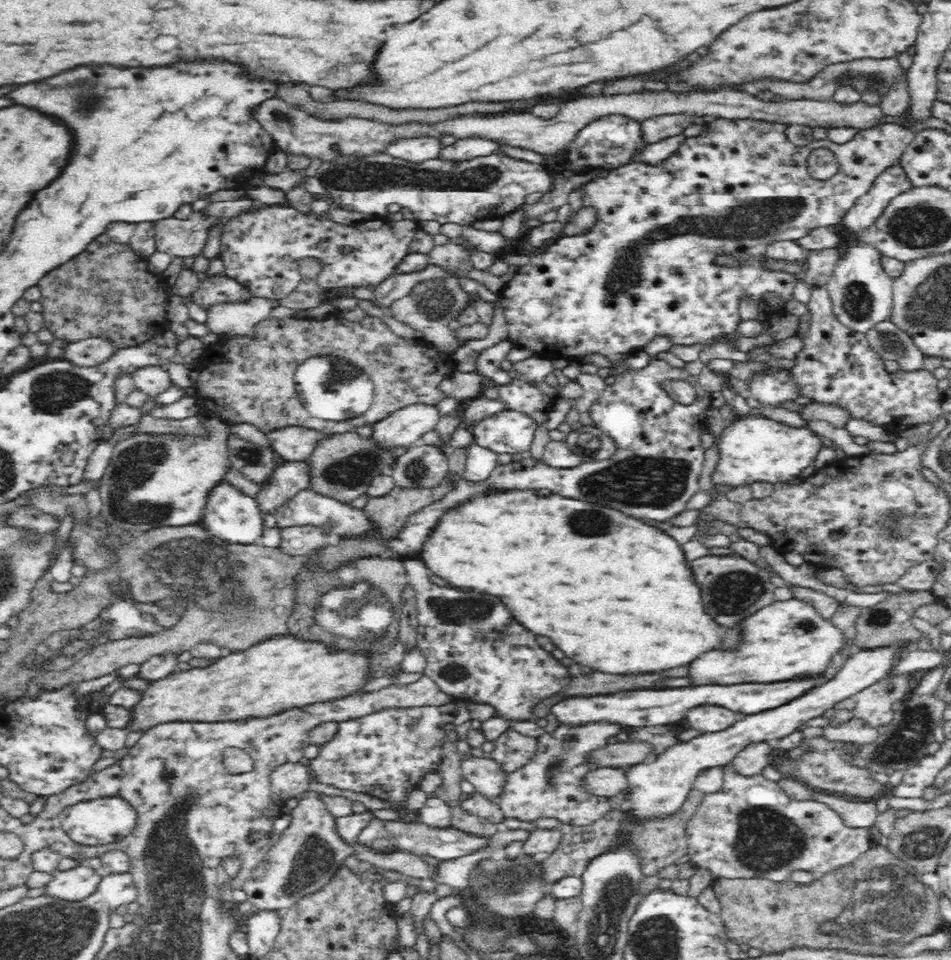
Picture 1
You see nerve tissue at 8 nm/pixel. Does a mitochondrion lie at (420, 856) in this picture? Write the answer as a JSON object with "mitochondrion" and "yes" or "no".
{"mitochondrion":"no"}

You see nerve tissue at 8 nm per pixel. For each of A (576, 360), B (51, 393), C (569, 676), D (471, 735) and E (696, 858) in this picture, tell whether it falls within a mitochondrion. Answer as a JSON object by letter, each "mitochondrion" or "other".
{"A":"other","B":"mitochondrion","C":"other","D":"other","E":"other"}

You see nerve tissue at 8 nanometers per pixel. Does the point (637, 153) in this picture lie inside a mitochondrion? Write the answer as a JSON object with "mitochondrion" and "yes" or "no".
{"mitochondrion":"no"}

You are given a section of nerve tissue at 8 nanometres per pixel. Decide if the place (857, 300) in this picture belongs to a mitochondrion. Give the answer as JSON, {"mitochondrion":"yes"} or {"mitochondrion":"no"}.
{"mitochondrion":"yes"}

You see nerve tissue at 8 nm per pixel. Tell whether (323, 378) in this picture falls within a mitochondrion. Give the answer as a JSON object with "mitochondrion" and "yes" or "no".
{"mitochondrion":"yes"}

